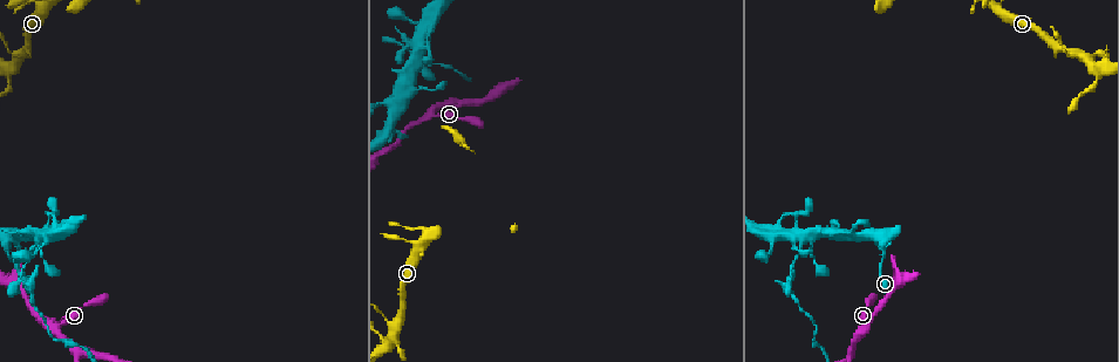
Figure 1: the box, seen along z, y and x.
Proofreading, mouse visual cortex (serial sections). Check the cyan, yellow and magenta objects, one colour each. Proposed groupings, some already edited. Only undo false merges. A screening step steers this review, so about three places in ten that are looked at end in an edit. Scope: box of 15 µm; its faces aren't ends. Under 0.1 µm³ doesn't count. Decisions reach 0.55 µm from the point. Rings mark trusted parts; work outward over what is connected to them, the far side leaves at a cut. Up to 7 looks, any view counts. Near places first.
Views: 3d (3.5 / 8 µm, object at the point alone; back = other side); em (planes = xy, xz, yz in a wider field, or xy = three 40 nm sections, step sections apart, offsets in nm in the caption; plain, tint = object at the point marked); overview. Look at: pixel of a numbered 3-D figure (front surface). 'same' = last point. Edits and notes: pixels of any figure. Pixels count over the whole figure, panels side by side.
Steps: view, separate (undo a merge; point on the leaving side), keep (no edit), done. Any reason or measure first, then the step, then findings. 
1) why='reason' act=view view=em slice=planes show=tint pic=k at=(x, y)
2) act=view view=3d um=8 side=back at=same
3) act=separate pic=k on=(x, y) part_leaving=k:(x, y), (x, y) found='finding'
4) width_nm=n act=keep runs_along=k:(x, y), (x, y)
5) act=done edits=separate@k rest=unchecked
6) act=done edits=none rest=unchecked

why='looks like a crossing' act=view view=3d um=3.5 side=back pic=1 at=(9, 71)

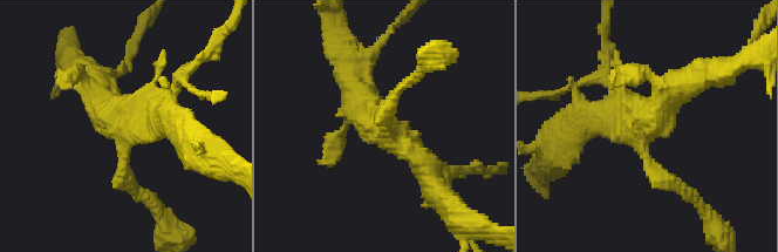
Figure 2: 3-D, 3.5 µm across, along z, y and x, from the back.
arms=4 arm_widths_nm=150,200,400,400 act=view view=em slice=xy step=3 show=tint pic=2 at=(123, 121)

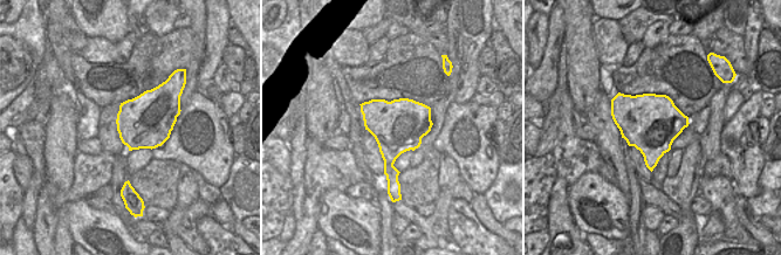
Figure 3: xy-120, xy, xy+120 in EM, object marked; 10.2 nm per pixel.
act=keep runs_along=2:(350, 76), (429, 188) found='one cell here'

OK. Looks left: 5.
why='a narrow waist' act=view view=3d um=3.5 pic=1 at=(788, 277)

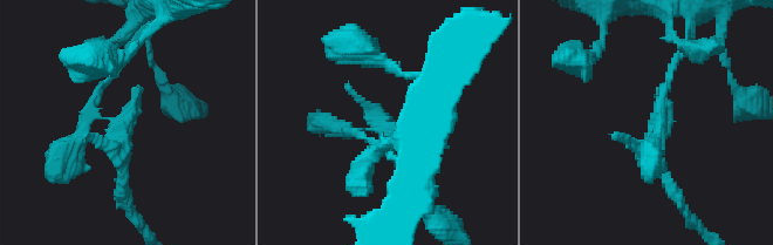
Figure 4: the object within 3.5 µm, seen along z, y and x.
act=keep runs_along=4:(672, 66), (651, 138), (667, 178) found='continuous, no second cell'

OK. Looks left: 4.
act=view view=3d um=3.5 pic=1 at=(79, 349)

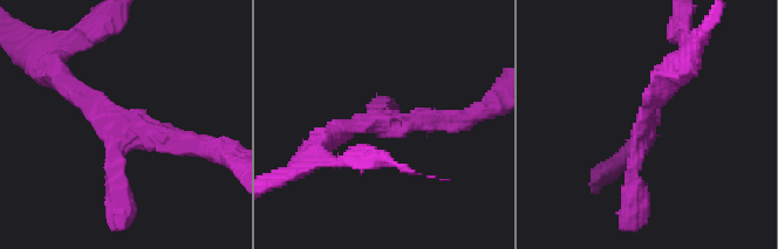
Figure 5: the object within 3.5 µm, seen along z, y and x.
act=view view=em slice=xy step=3 show=tint pic=5 at=(120, 131)

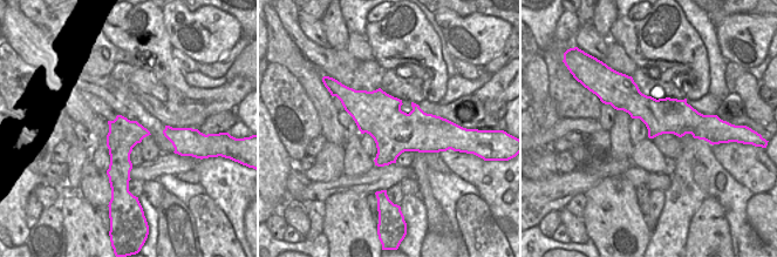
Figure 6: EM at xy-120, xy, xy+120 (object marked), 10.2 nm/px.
act=keep runs_along=5:(62, 81), (121, 131), (199, 145) found='continuous, no second cell'

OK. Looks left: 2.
act=done edits=none rest=unchecked

